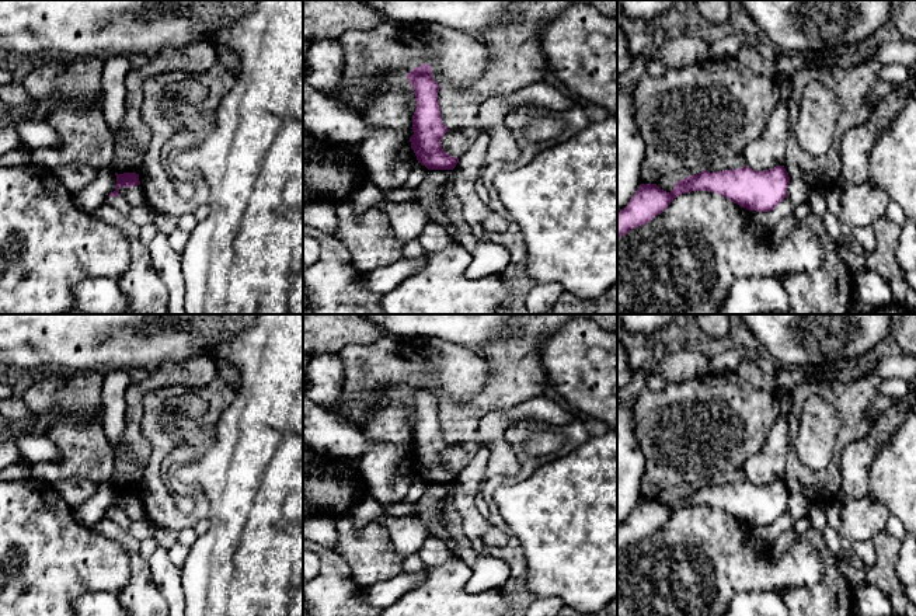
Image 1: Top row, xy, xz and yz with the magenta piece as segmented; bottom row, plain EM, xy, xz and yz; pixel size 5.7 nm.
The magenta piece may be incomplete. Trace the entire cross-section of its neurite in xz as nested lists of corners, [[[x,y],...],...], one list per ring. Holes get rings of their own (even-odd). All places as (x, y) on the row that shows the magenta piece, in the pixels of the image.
[[[424,63],[412,69],[407,79],[412,84],[417,101],[411,128],[414,135],[410,142],[418,163],[428,170],[453,170],[459,159],[449,156],[440,145],[449,129],[442,122],[438,100],[440,86],[433,80],[431,66]]]

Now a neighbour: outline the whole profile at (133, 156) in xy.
[[[130,67],[125,98],[125,125],[130,133],[130,145],[114,146],[111,168],[114,173],[136,173],[142,170],[143,159],[151,139],[151,129],[142,119],[143,80],[140,69]]]

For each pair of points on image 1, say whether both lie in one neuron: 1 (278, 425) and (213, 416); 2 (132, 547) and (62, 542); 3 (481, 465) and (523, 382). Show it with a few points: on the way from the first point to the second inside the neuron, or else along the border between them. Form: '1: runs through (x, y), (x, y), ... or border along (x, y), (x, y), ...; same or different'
1: border along (236, 387), (236, 396), (218, 420), (209, 446); different
2: border along (124, 546), (129, 559), (131, 580); different
3: border along (486, 445), (490, 451), (486, 476); different

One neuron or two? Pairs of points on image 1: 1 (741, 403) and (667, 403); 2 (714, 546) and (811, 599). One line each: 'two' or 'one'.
1: one
2: two

